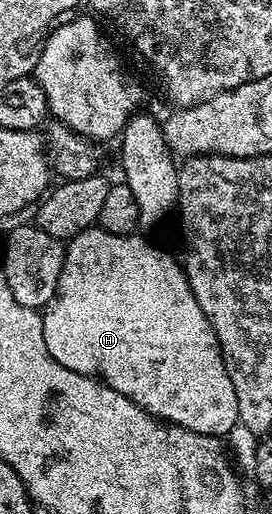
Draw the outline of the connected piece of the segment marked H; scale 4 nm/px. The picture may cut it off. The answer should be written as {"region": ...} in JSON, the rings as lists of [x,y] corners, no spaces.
{"region":[[[92,228],[81,232],[77,237],[66,243],[63,256],[63,271],[57,284],[57,292],[53,300],[42,311],[43,331],[45,332],[45,348],[49,348],[49,356],[57,360],[65,368],[78,374],[88,374],[100,382],[121,392],[129,400],[133,400],[142,410],[147,410],[156,418],[172,425],[182,426],[184,430],[192,430],[198,434],[213,434],[227,436],[239,421],[237,412],[237,392],[233,392],[233,380],[229,380],[229,372],[225,368],[223,353],[217,340],[217,332],[213,332],[211,319],[201,312],[201,304],[197,304],[197,296],[193,296],[193,288],[189,288],[187,273],[182,265],[171,254],[158,250],[151,242],[139,238],[138,233],[114,234],[102,228]]]}

